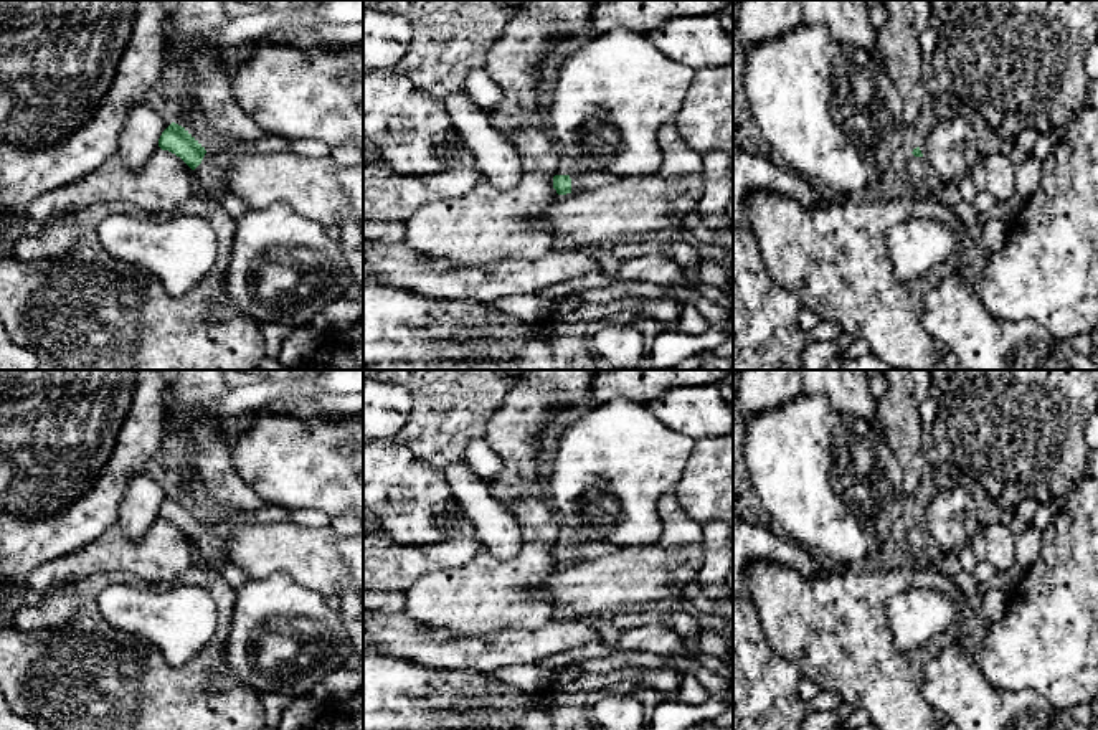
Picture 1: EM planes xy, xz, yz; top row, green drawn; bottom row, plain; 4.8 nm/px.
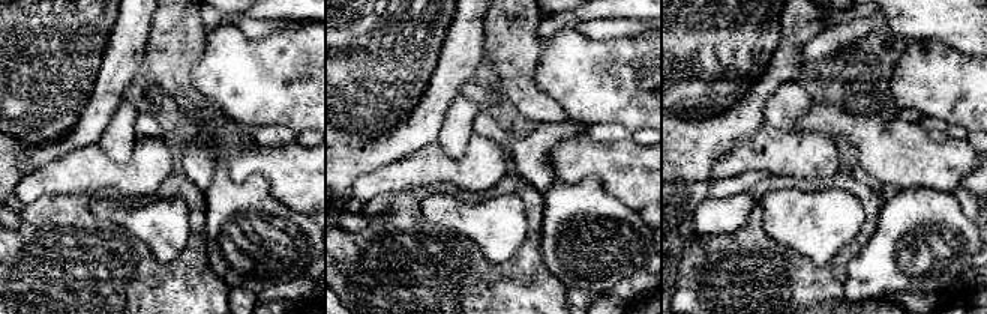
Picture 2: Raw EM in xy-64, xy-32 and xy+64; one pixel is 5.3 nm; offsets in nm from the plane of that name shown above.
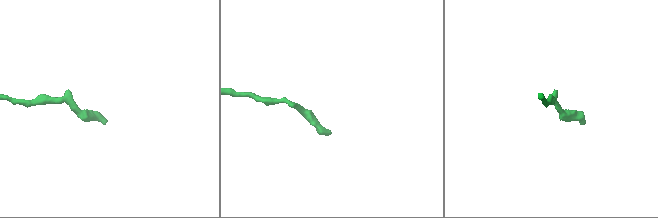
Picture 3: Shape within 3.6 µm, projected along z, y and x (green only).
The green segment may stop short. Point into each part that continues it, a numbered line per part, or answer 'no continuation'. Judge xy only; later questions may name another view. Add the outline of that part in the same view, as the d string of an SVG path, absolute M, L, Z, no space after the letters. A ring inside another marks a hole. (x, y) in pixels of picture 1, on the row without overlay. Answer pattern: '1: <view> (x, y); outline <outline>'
1: xy (210, 544); outline M264 505L256 510L228 510L221 519L206 522L201 533L193 540L198 560L213 566L234 588L248 581L248 575L226 555L226 540L234 529L248 524L284 522L291 510L279 505Z

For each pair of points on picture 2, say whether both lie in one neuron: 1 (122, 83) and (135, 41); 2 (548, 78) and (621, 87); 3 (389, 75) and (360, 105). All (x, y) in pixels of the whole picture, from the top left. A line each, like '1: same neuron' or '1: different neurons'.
1: same neuron
2: same neuron
3: same neuron

